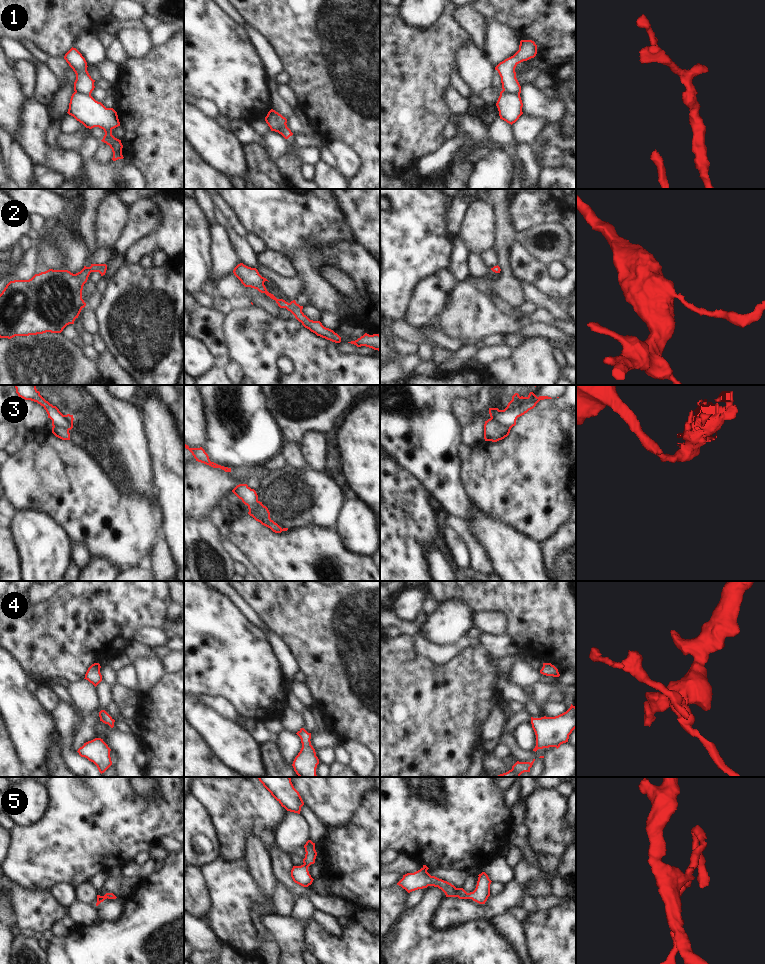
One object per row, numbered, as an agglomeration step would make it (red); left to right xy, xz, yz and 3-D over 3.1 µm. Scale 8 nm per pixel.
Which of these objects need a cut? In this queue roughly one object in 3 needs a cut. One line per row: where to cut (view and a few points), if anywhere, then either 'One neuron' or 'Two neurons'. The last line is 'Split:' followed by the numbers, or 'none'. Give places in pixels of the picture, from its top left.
1: Split along yz (503, 89), (519, 95). Two neurons
2: No split. One neuron
3: Split along yz (490, 418), (510, 428). Two neurons
4: No split. One neuron
5: No split. One neuron
Split: 1, 3

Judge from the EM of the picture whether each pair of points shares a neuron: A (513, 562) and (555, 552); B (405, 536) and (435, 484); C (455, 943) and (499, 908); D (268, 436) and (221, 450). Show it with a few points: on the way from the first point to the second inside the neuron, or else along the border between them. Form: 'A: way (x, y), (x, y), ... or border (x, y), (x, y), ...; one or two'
A: border (541, 545), (546, 570); two
B: border (413, 475), (429, 492); two
C: border (489, 920), (470, 920), (461, 924); two
D: way (256, 438), (247, 438), (233, 451); one

